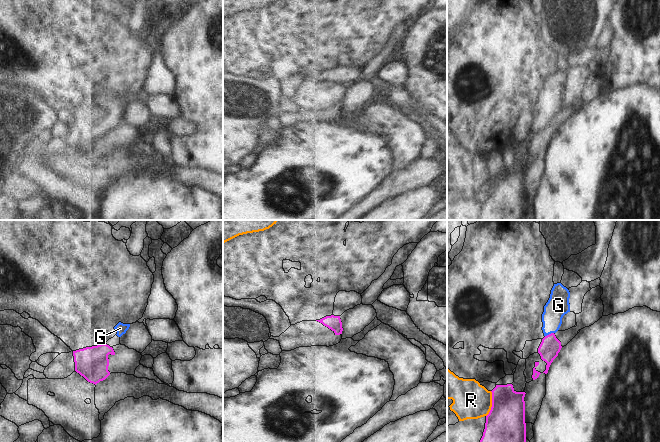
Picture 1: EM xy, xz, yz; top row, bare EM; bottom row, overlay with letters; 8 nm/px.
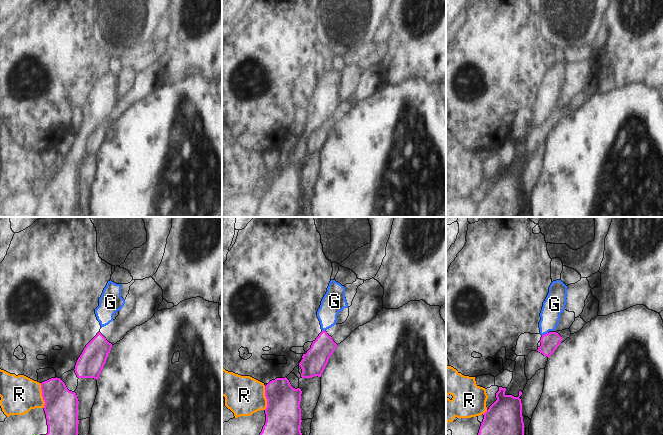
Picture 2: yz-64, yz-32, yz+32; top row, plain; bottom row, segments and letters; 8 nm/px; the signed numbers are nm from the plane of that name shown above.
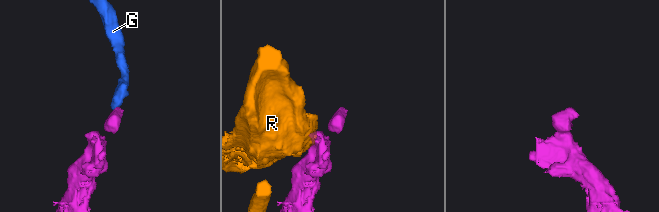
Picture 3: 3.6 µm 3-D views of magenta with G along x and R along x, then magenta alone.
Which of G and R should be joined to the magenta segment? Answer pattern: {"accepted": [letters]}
{"accepted": ["G"]}

